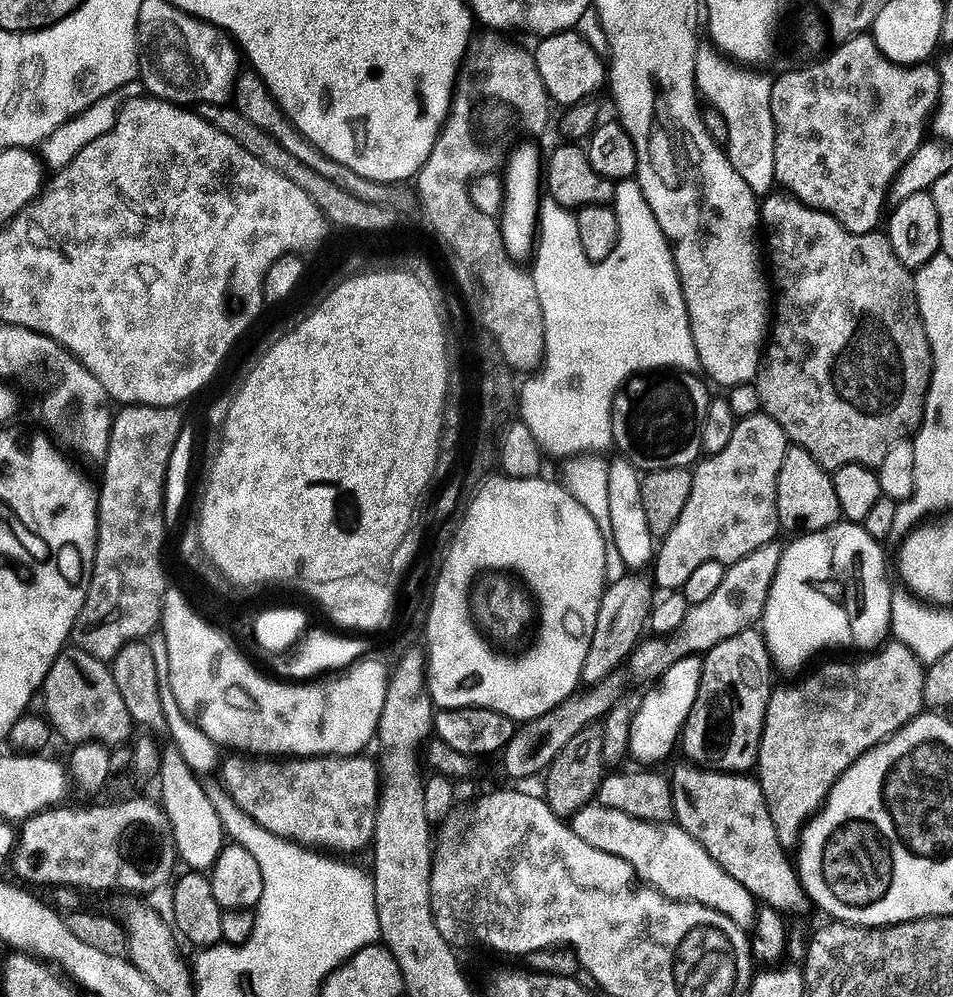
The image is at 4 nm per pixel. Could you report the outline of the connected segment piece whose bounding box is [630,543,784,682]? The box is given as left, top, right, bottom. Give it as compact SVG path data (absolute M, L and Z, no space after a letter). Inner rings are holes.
M779 543L767 544L742 562L727 565L726 582L722 582L722 587L707 602L691 605L686 622L682 622L676 632L637 644L630 656L633 674L640 680L655 682L680 659L707 654L714 646L726 642L726 638L734 638L734 634L756 628L763 621L770 588L774 586L783 554L784 548Z

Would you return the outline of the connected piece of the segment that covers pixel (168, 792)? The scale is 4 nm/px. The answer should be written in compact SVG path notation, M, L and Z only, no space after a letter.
M175 746L161 751L160 805L167 814L172 843L177 857L191 871L206 872L212 869L226 844L224 824L217 814L215 801L209 798L203 786L197 781L197 773L185 762L184 753Z

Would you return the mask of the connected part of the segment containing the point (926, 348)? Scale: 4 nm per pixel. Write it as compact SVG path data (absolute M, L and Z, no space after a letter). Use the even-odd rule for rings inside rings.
M772 194L762 204L762 224L766 229L766 260L770 265L770 280L774 285L774 323L770 328L770 339L762 357L760 375L754 383L761 398L763 415L774 418L778 426L788 435L795 447L806 450L814 462L818 462L829 472L837 472L842 466L866 466L880 469L890 450L903 440L911 441L919 432L924 421L924 407L928 391L932 385L934 369L932 367L932 347L924 329L924 320L920 308L916 305L914 276L894 254L894 246L887 235L879 231L865 236L846 230L834 217L817 208L808 208L791 194Z

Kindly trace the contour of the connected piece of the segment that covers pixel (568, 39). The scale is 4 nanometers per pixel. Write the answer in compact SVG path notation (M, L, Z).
M579 31L560 32L557 35L543 37L534 50L536 65L542 75L549 97L564 108L583 103L598 93L608 82L608 66L601 53L594 50Z

